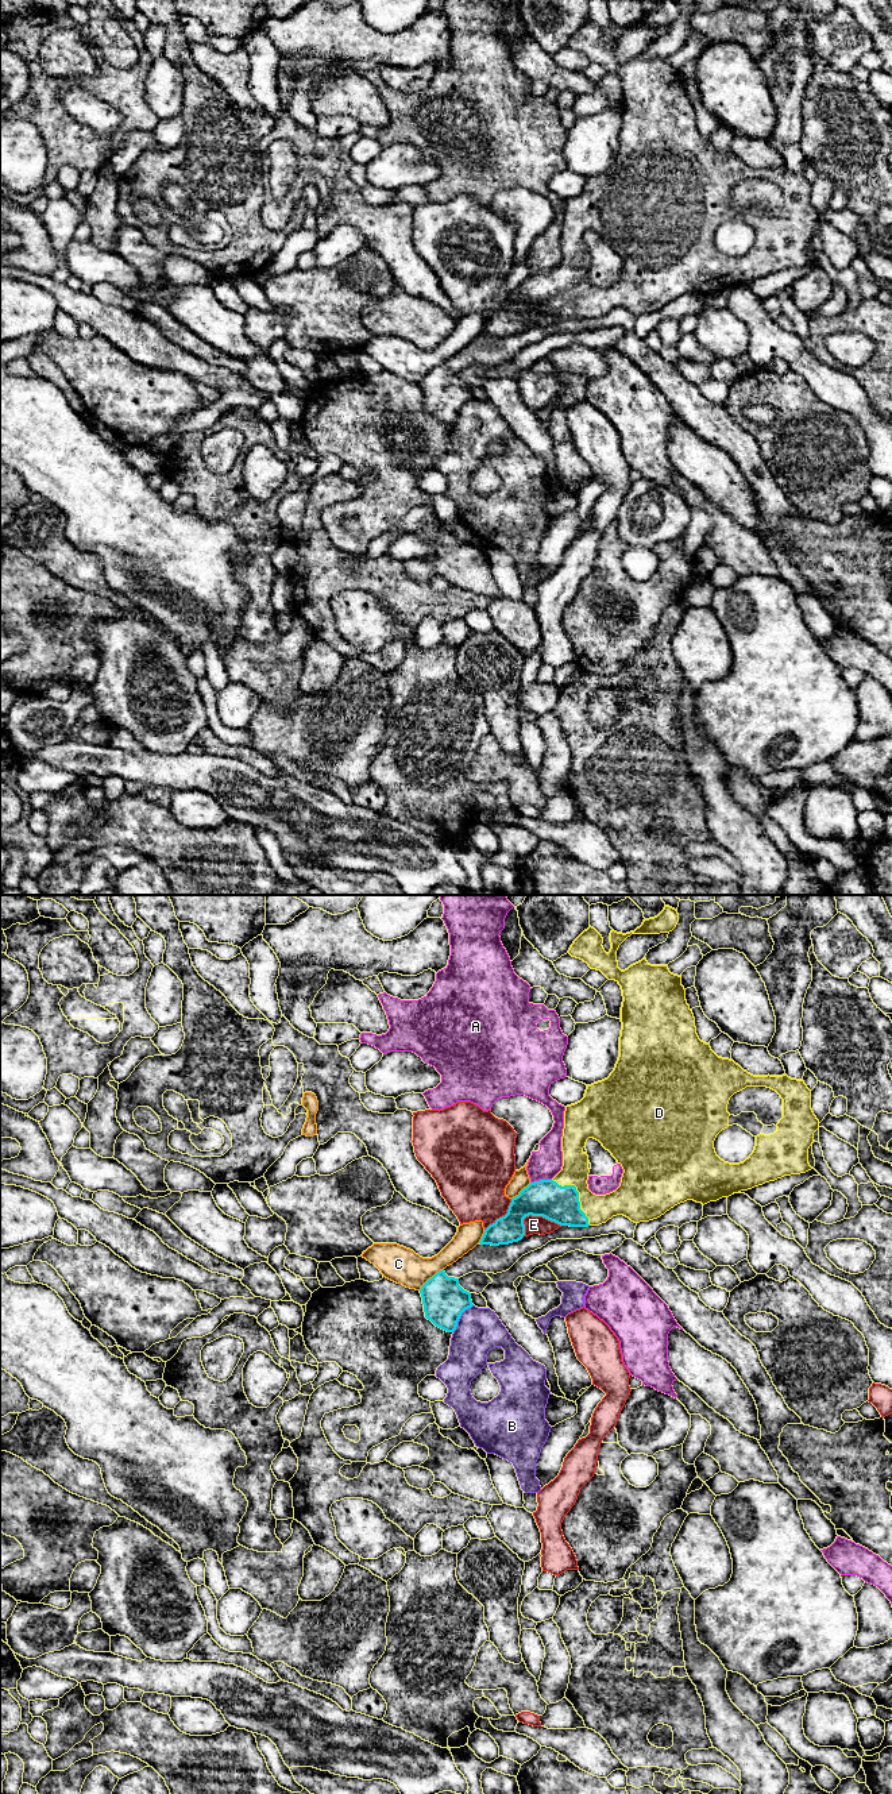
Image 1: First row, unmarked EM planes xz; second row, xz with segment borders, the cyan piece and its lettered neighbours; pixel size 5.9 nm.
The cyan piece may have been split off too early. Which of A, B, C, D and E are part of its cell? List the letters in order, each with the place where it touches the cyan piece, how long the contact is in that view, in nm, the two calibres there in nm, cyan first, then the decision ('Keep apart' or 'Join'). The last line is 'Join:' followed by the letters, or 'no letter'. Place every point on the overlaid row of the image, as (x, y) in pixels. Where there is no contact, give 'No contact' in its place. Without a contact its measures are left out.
A: Touches cyan at xz (540, 1180). Shared border 130 nm. Thickness 220 nm (cyan) against 180 nm. Keep apart
B: Touches cyan at xz (459, 1318). Shared border 200 nm. Thickness 260 nm (cyan) against 280 nm. Keep apart
C: Touches cyan at xz (432, 1277). Shared border 200 nm. Thickness 260 nm (cyan) against 220 nm. Keep apart
D: Touches cyan at xz (578, 1195). Shared border 360 nm. Thickness 220 nm (cyan) against 170 nm. Join
E: Touches cyan at xz (533, 1215). Shared border 240 nm. Thickness 220 nm (cyan) against 110 nm. Keep apart
Join: D

